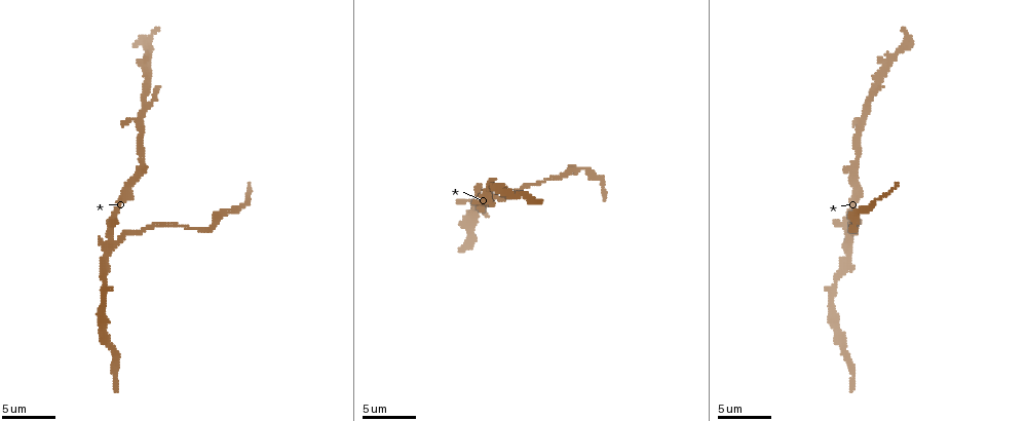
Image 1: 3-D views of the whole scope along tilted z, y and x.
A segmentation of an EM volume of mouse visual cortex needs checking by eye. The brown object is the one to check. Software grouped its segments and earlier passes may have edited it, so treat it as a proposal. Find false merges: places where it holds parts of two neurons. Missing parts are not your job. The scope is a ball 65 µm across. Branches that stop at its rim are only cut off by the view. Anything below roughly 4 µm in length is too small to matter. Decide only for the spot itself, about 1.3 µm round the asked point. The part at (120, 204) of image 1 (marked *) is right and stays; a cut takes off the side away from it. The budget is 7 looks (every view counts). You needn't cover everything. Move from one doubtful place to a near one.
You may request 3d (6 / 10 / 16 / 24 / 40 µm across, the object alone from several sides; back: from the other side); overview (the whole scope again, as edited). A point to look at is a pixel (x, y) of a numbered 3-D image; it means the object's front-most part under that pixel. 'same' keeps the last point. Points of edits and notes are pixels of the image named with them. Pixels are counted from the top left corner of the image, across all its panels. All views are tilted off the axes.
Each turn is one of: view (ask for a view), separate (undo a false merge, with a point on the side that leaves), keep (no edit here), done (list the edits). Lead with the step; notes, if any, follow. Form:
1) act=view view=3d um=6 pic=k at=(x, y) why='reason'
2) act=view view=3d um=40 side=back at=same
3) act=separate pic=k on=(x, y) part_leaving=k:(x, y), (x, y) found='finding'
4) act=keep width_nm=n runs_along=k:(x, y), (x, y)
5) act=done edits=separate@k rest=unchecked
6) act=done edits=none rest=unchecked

act=view view=3d um=10 pic=1 at=(116, 242)

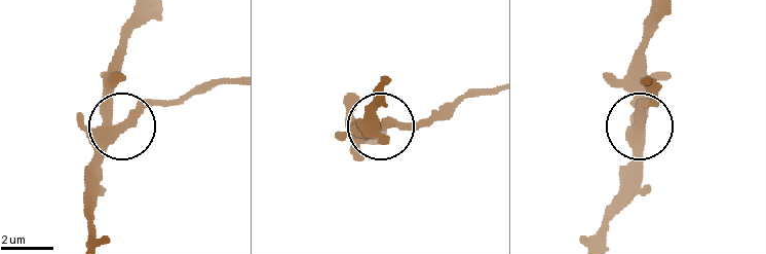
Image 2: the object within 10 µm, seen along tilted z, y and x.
act=view view=3d um=10 side=back pic=2 at=(639, 126)

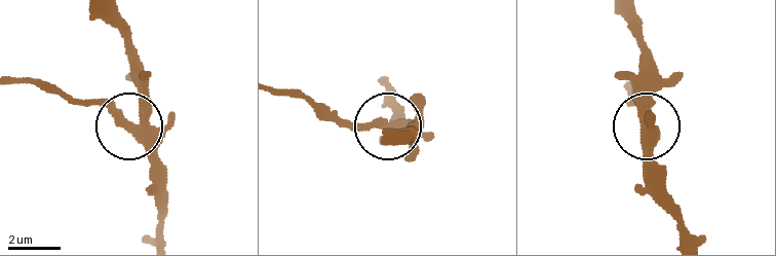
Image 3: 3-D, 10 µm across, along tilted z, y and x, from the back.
act=separate pic=3 on=(110, 109) arms=3 part_leaving=3:(141, 131), (106, 106), (74, 104), (23, 84) found='two neurons meet here'

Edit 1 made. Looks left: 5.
act=view view=3d um=16 pic=1 at=(837, 335) why='calibre changes'

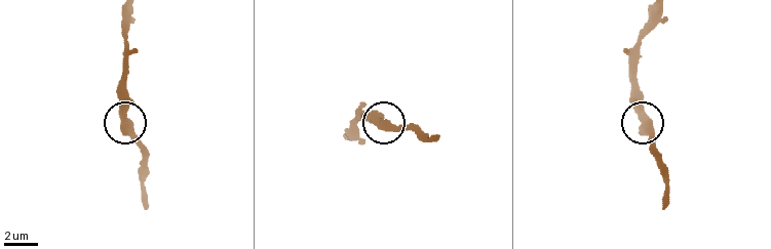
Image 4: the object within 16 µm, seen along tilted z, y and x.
act=view view=3d um=16 side=back pic=4 at=(123, 125) why='from behind'

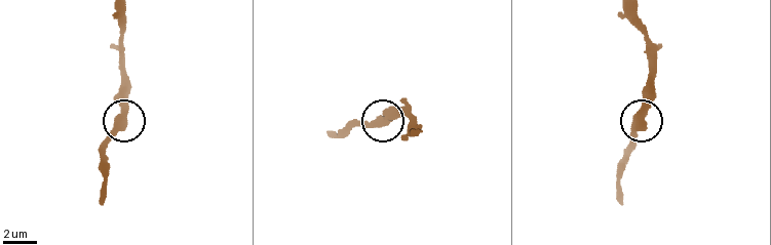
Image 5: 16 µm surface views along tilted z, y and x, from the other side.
act=keep width_nm=490 runs_along=5:(410, 132), (409, 116), (400, 112), (347, 124) found='one neuron here'

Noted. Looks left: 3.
act=view view=3d um=16 pic=1 at=(855, 162) why='two arms in line, one across'

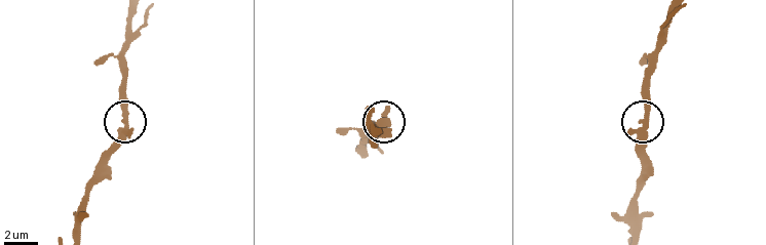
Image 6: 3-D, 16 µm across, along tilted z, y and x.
act=view view=3d um=6 pic=6 at=(123, 120)

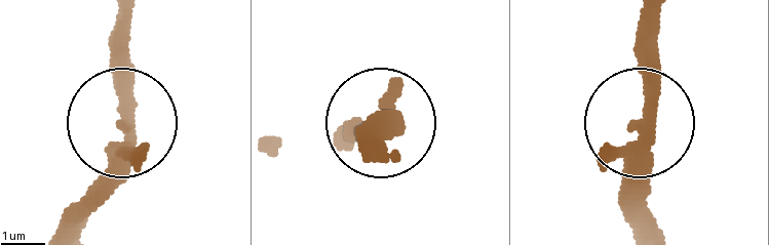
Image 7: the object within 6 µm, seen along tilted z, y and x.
act=keep runs_along=7:(636, 234), (649, 13) found='all the same neuron'

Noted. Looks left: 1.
act=done edits=separate@3 rest=unchecked

